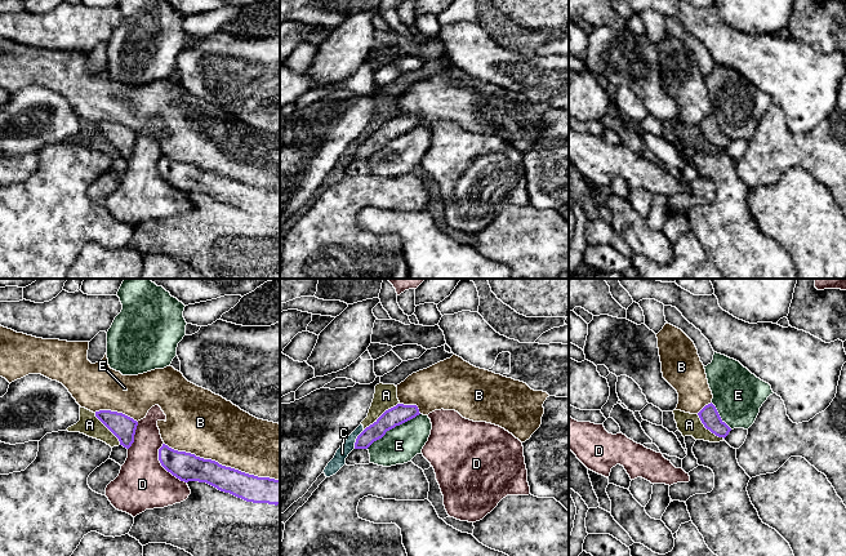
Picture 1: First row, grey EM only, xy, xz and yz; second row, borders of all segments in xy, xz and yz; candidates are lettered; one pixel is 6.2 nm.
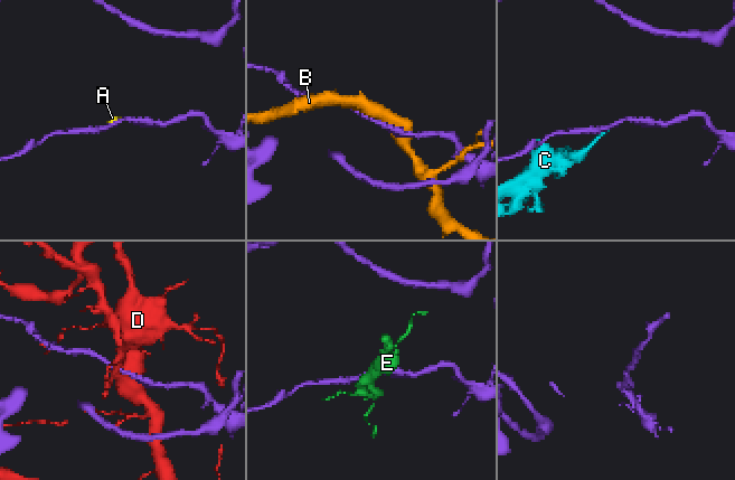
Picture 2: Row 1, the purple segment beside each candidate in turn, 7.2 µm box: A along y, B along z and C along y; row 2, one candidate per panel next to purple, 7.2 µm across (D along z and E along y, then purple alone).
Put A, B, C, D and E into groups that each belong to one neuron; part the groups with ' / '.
A C / B / D / E

